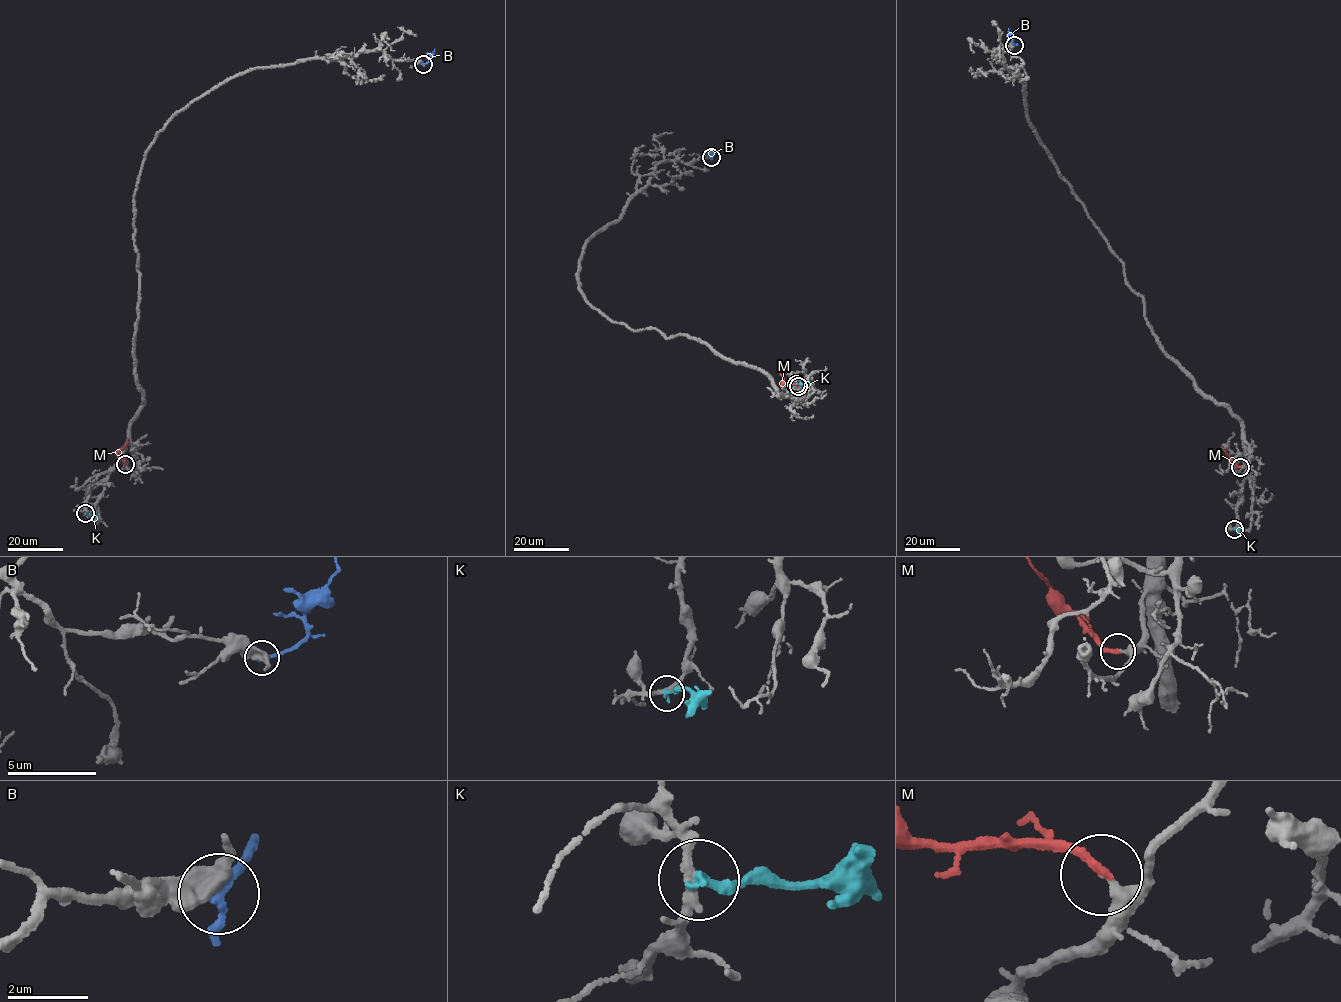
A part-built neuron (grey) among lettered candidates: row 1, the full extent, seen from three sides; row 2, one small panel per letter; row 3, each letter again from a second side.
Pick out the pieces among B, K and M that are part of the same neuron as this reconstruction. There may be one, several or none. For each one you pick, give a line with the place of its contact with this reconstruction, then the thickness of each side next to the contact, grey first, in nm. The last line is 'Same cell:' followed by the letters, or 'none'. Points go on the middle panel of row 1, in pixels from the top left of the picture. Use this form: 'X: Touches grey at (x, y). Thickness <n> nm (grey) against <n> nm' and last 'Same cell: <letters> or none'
M: Touches grey at (798, 386). Thickness 240 nm (grey) against 240 nm
Same cell: M

